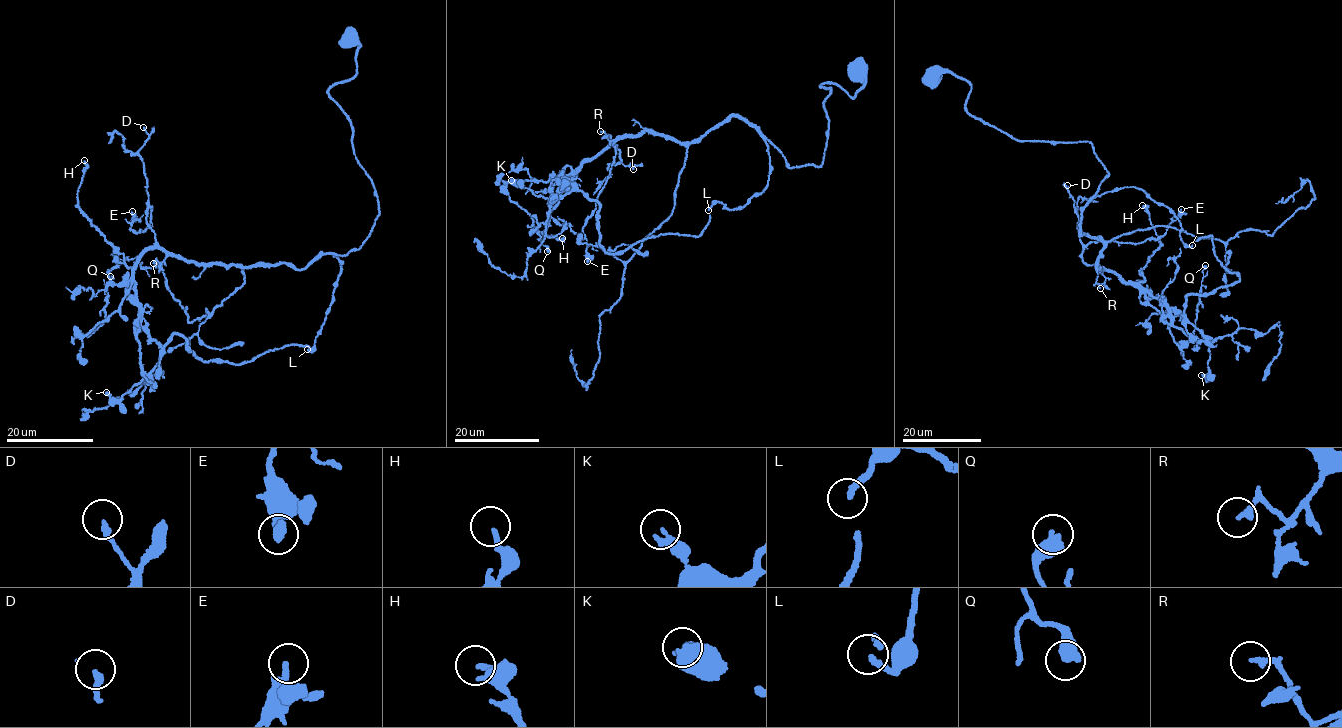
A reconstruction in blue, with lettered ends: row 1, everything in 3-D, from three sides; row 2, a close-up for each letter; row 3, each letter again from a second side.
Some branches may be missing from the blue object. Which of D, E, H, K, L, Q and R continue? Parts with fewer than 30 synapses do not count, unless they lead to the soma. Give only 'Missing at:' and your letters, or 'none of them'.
Missing at: none of them

